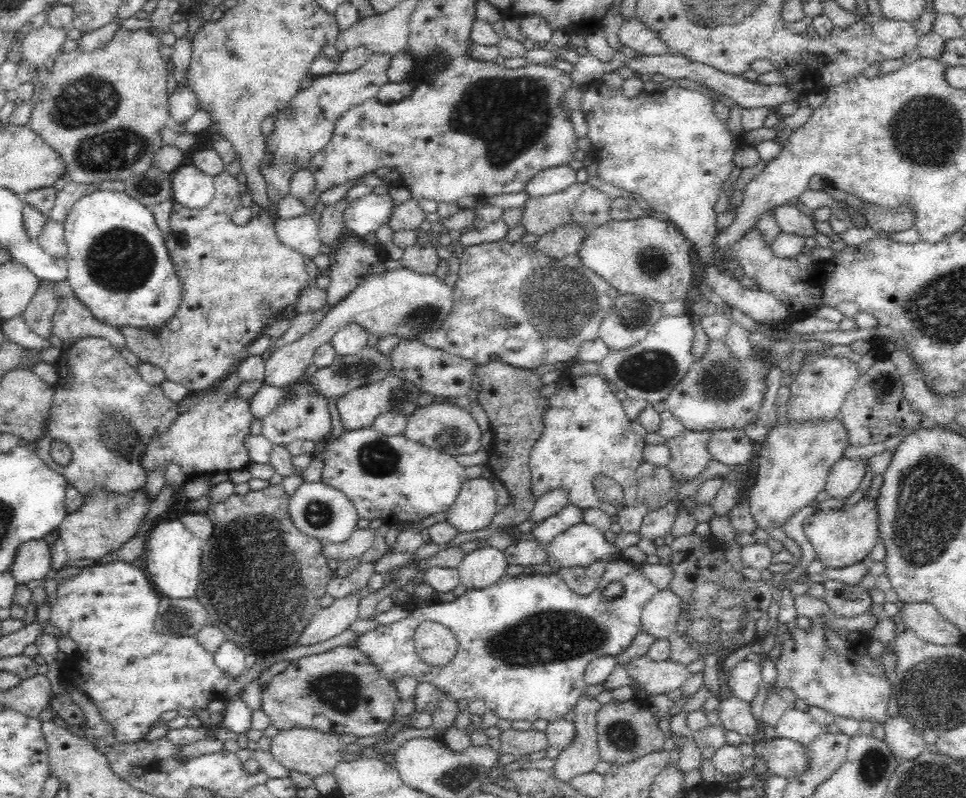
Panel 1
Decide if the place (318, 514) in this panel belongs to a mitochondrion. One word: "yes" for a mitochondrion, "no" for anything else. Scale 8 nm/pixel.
yes

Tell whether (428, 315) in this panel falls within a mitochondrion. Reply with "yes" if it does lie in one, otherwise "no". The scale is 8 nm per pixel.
yes

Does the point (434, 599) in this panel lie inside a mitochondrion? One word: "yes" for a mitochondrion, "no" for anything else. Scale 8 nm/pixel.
no

